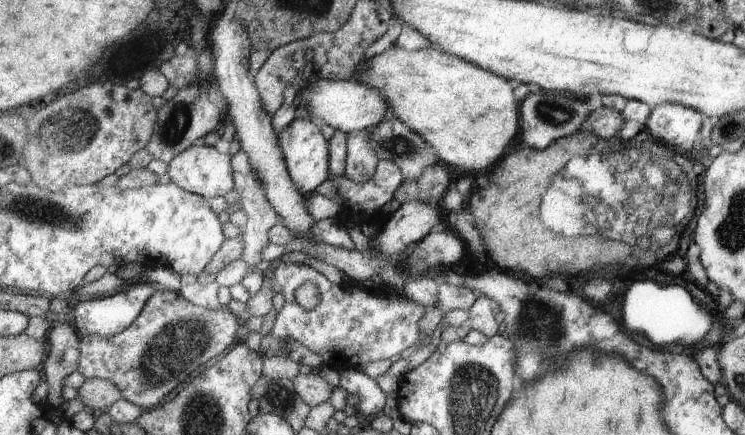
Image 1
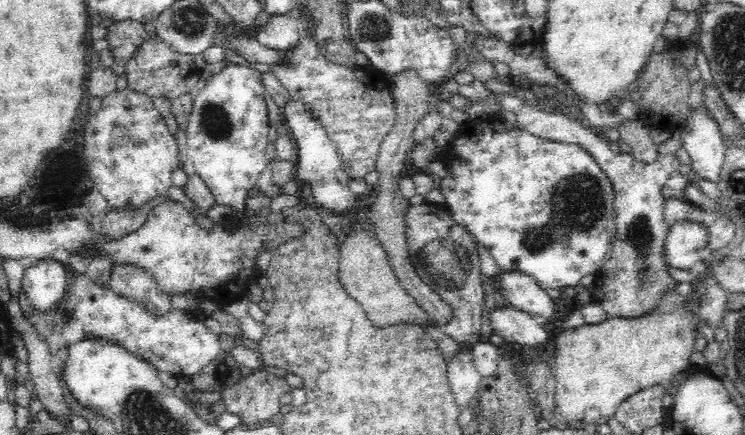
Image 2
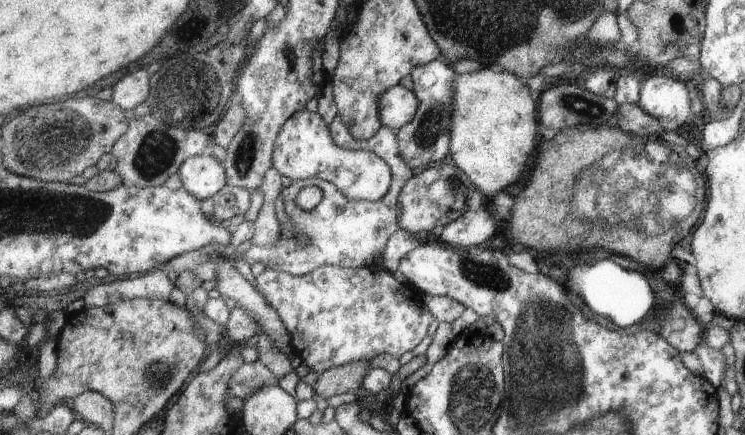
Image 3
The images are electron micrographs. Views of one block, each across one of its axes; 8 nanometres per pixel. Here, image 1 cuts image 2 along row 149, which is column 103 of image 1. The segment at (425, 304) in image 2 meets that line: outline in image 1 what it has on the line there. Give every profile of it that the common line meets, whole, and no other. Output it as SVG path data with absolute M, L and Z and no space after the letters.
M87 379L78 390L84 407L95 414L105 413L123 399L121 390L106 379Z

